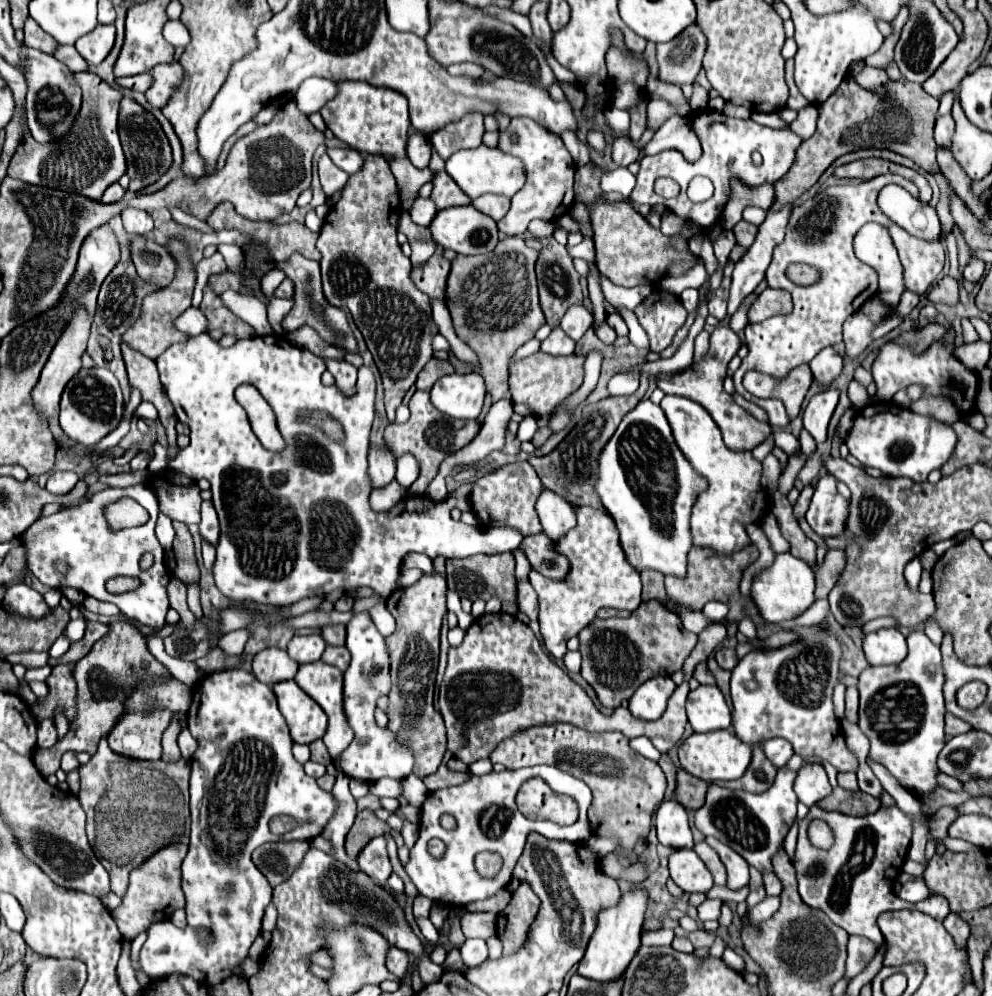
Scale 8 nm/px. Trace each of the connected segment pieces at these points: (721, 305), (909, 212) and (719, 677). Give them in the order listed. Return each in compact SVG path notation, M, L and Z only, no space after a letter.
M713 296L713 298L709 298L707 306L709 306L709 314L713 314L717 320L723 320L727 316L727 302L725 300Z
M885 186L879 192L879 208L909 234L919 238L939 238L939 218L937 212L923 202L917 202L901 186Z
M709 658L707 665L709 670L711 670L711 674L715 676L715 682L717 682L719 690L723 692L723 696L729 698L729 678L731 678L731 672L729 670L723 670L723 668L718 666L714 658Z

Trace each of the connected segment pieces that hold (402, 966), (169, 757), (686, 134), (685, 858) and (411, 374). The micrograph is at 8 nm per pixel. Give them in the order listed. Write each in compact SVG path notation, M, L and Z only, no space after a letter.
M391 948L391 952L387 954L387 968L391 974L395 974L399 980L403 980L409 970L409 954L399 948Z
M185 714L175 716L175 720L171 720L171 726L165 730L163 734L163 751L161 759L165 762L175 762L181 758L179 746L177 746L177 736L179 736L179 720L185 720Z
M671 116L644 148L645 155L655 155L666 149L683 152L689 162L695 162L702 155L699 138L691 130L691 122L681 116Z
M675 850L669 856L671 880L687 894L709 892L713 886L713 876L701 858L693 850Z
M365 156L363 168L349 176L339 202L331 206L317 240L323 256L325 298L345 304L361 330L381 372L389 422L395 422L395 408L415 384L423 366L433 358L431 340L439 332L431 320L429 296L409 278L411 260L401 252L397 242L399 216L401 200L387 160L383 156Z

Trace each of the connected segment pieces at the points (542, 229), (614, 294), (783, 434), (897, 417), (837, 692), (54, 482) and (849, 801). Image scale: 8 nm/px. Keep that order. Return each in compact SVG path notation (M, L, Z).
M533 220L529 224L529 236L533 236L533 238L545 238L545 236L551 236L551 234L553 234L553 222Z
M601 276L601 288L605 294L605 300L619 312L619 308L631 308L631 312L635 312L635 308L651 294L649 286L637 286L637 288L621 288L611 284L605 276Z
M785 430L773 431L773 437L780 437L780 448L791 455L800 449L799 440L791 433Z
M877 402L859 410L845 440L849 452L861 464L881 470L883 476L905 476L915 482L925 482L931 470L941 468L951 456L955 442L957 436L951 426L931 422L929 418L913 414L893 402Z
M839 682L833 692L833 704L835 708L835 715L837 719L841 721L844 718L844 711L845 711L845 692L846 686Z
M53 472L47 480L47 490L51 494L69 494L75 484L79 482L79 476L75 472Z
M837 786L817 806L823 808L823 810L829 810L829 812L835 810L835 812L849 814L849 816L867 816L867 814L873 814L879 808L879 800L871 798L869 794L849 792L849 790L843 790L843 788Z

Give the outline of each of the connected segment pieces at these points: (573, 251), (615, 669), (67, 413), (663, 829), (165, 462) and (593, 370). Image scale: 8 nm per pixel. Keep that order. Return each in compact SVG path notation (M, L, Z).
M585 238L581 244L567 247L567 250L573 258L583 258L587 262L595 262L595 250L593 250L593 242L589 238Z
M649 600L641 602L629 618L595 618L579 634L579 640L579 652L583 654L581 676L595 688L603 706L617 708L623 700L629 700L643 682L655 678L655 670L657 676L677 672L695 648L697 636L683 628L675 612L667 610L659 600Z
M81 368L65 386L65 392L61 396L61 414L59 414L59 424L63 432L83 444L91 446L97 444L103 436L107 436L111 430L119 426L123 418L123 394L121 386L115 380L115 374L107 368Z
M663 802L657 810L657 838L669 848L693 848L693 834L685 808L675 802Z
M155 444L153 450L155 450L155 456L153 456L153 460L149 462L149 470L151 470L151 472L165 470L165 468L169 466L169 452L167 452L167 448L161 446L161 444Z
M591 350L589 356L587 356L587 360L585 360L585 380L583 380L583 386L581 386L575 394L571 394L571 396L567 398L567 406L569 406L569 408L577 406L579 402L583 402L583 400L593 392L593 388L597 386L597 380L599 380L601 362L603 362L601 352L599 352L599 350Z

